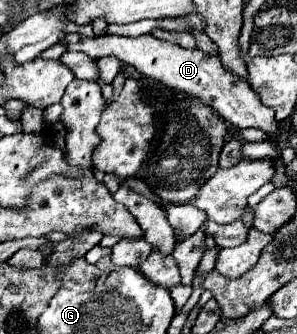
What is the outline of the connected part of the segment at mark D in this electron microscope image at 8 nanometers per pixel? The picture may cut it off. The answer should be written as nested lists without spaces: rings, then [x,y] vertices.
[[[79,33],[71,35],[71,43],[67,43],[71,51],[83,51],[93,59],[101,59],[107,55],[115,55],[119,61],[133,65],[143,77],[155,79],[171,89],[183,91],[193,95],[213,107],[227,123],[245,129],[255,127],[265,133],[277,131],[275,111],[261,103],[257,93],[249,87],[249,83],[233,73],[229,73],[219,57],[209,57],[199,49],[183,49],[175,43],[167,43],[155,39],[153,35],[139,35],[139,37],[121,37],[121,35],[103,35],[103,37],[83,37]]]

